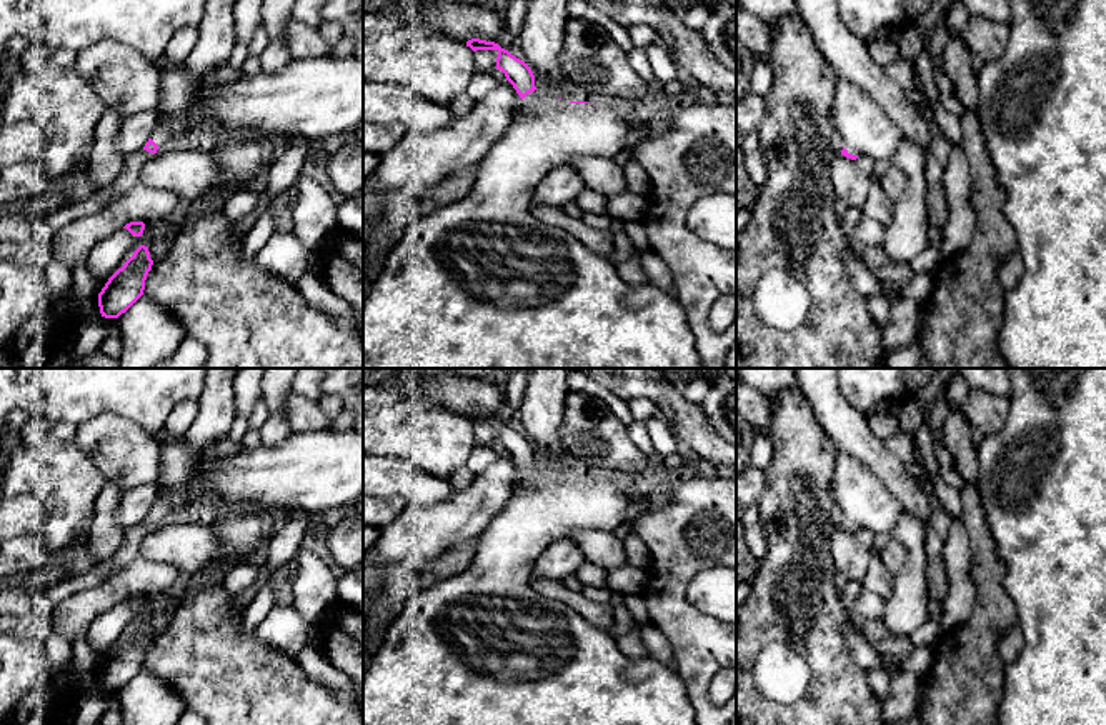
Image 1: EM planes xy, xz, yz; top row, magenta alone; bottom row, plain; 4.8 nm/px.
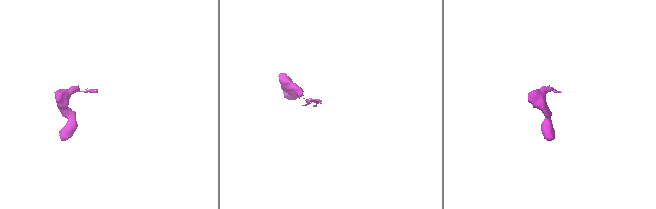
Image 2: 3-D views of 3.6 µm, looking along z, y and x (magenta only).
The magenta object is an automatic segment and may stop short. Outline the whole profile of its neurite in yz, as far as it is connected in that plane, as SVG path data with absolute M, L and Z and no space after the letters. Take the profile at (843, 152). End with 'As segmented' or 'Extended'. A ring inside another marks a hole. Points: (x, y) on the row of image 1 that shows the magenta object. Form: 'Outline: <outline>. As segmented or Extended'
Outline: M838 78L831 100L831 122L843 138L841 155L891 160L903 133L876 100L859 85Z. Extended

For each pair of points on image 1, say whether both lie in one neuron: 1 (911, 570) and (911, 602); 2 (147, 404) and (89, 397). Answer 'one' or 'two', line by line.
1: one
2: one

